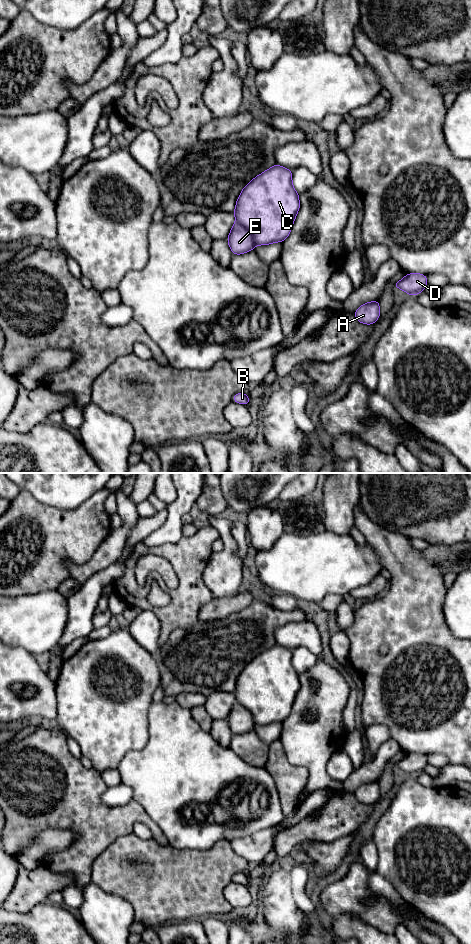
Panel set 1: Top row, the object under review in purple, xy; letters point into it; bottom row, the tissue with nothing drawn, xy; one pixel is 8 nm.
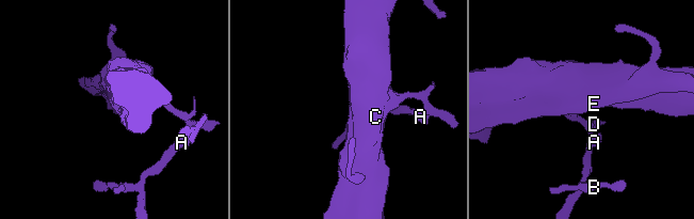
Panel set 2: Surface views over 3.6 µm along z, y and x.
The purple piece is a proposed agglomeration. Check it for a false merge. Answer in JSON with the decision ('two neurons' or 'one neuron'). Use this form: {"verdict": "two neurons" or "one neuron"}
{"verdict": "two neurons"}

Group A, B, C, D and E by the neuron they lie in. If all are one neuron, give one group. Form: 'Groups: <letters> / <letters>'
Groups: A B C D / E

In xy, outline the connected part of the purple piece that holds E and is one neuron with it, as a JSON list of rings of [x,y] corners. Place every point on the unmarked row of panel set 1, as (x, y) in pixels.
[[[238,702],[234,703],[227,721],[233,735],[244,734],[254,730],[256,725],[252,714]]]

